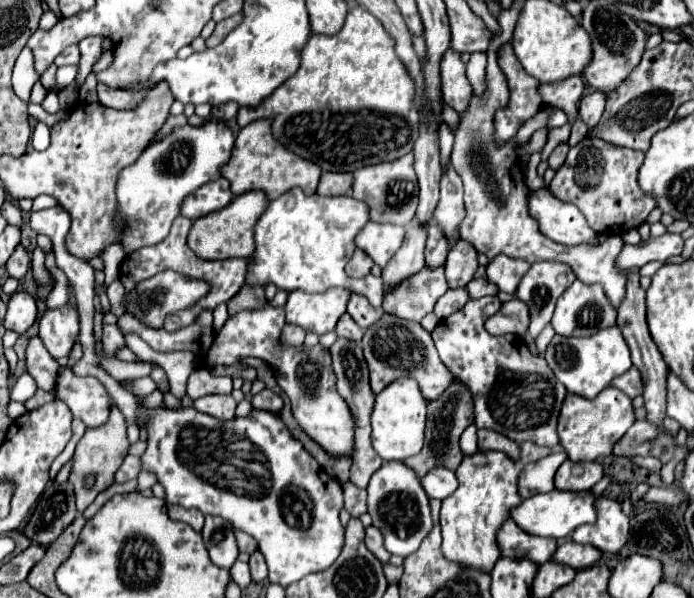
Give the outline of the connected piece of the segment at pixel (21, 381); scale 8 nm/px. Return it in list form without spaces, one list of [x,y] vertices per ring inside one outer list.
[[[23,373],[23,375],[17,379],[17,383],[13,385],[13,389],[11,389],[11,399],[19,401],[19,403],[25,403],[29,397],[33,397],[35,389],[37,389],[35,381],[33,381],[27,373]]]

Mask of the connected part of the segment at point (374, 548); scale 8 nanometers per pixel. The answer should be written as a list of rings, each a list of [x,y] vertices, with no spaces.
[[[367,527],[367,529],[365,529],[365,545],[367,545],[367,549],[369,549],[381,563],[387,563],[387,561],[389,561],[391,555],[385,551],[383,541],[381,541],[381,533],[379,533],[377,529],[373,529],[373,527]]]

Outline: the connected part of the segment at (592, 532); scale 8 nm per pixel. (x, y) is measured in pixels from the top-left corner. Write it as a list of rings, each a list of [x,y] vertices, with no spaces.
[[[607,497],[597,499],[597,521],[577,527],[571,535],[575,543],[593,545],[601,553],[617,553],[629,539],[629,517],[621,511],[619,501]]]

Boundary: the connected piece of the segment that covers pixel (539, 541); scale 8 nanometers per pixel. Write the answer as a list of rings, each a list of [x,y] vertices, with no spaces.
[[[507,519],[501,525],[497,543],[501,545],[503,557],[527,557],[539,565],[547,563],[557,549],[557,541],[553,537],[533,537],[525,533],[513,519]]]

